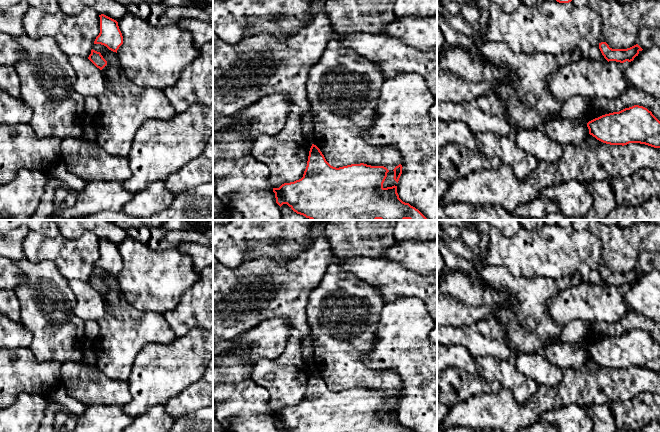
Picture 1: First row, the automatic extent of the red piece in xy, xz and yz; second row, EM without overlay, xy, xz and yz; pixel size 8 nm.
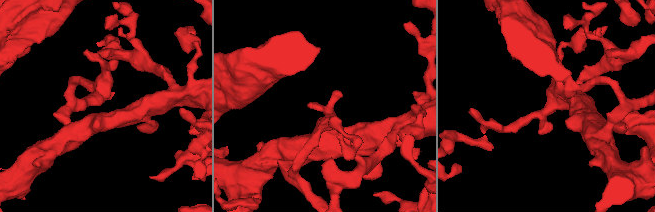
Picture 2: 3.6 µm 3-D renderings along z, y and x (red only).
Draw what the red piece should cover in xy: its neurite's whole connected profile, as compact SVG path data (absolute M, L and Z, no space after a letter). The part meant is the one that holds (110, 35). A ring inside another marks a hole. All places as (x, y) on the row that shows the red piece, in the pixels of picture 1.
M104 14L100 17L100 33L96 37L94 44L106 46L109 50L116 52L123 44L123 36L119 29L118 22Z

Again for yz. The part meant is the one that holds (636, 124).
M634 105L587 123L589 134L610 145L629 143L660 148L660 121L647 108Z

